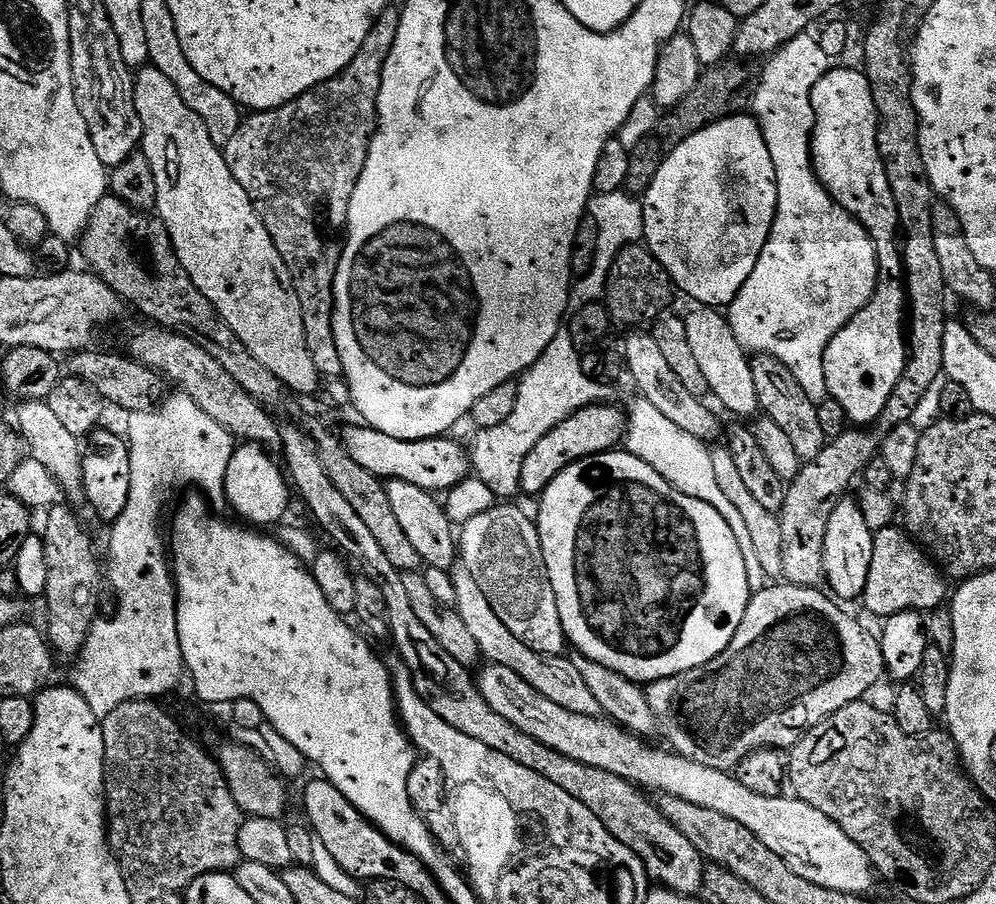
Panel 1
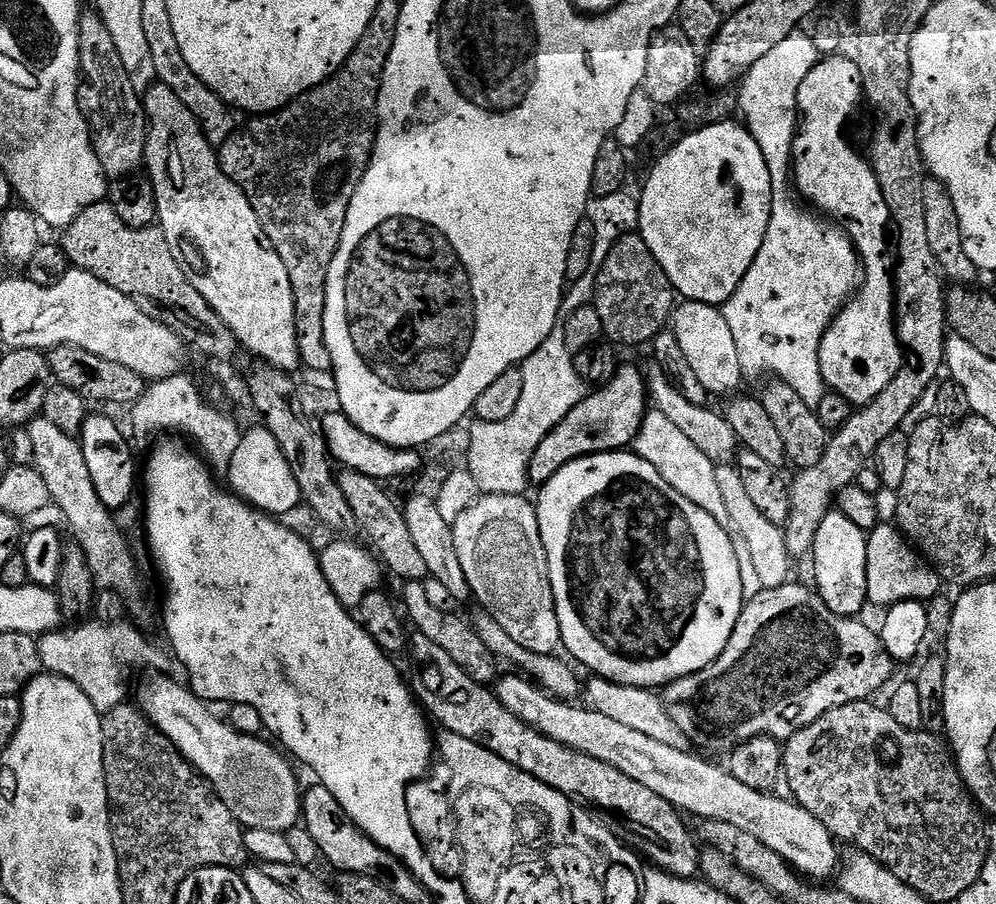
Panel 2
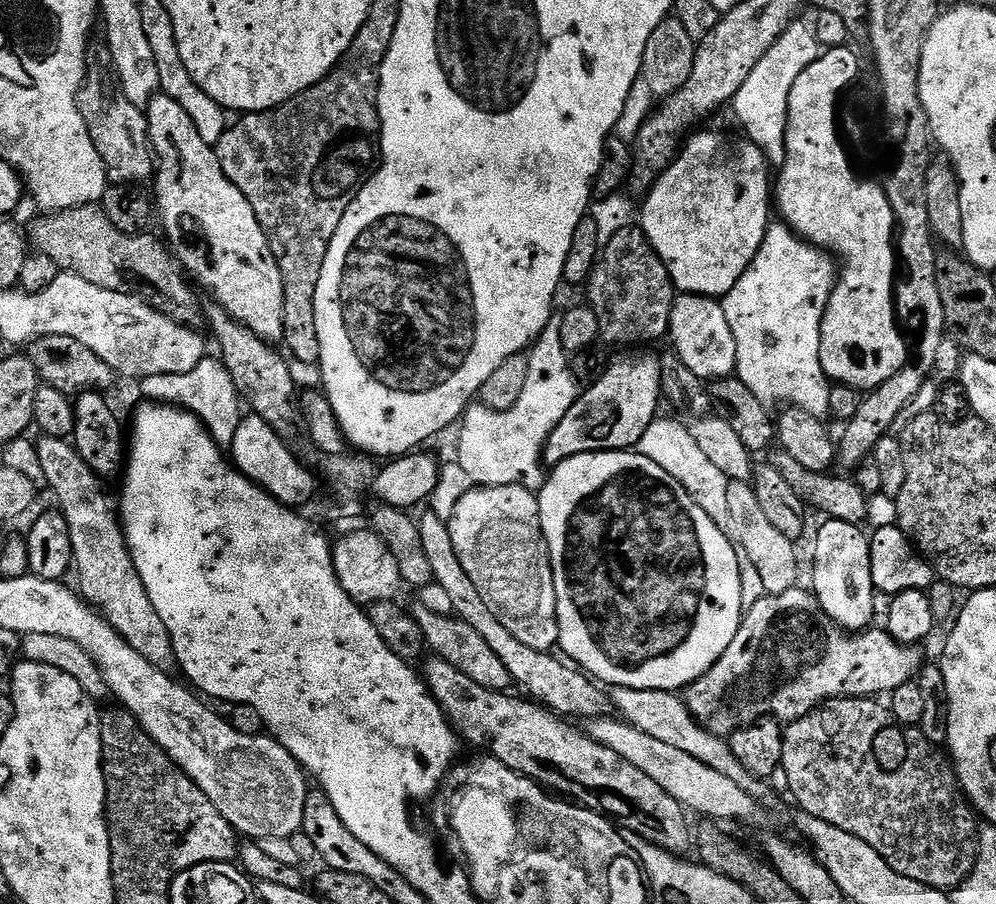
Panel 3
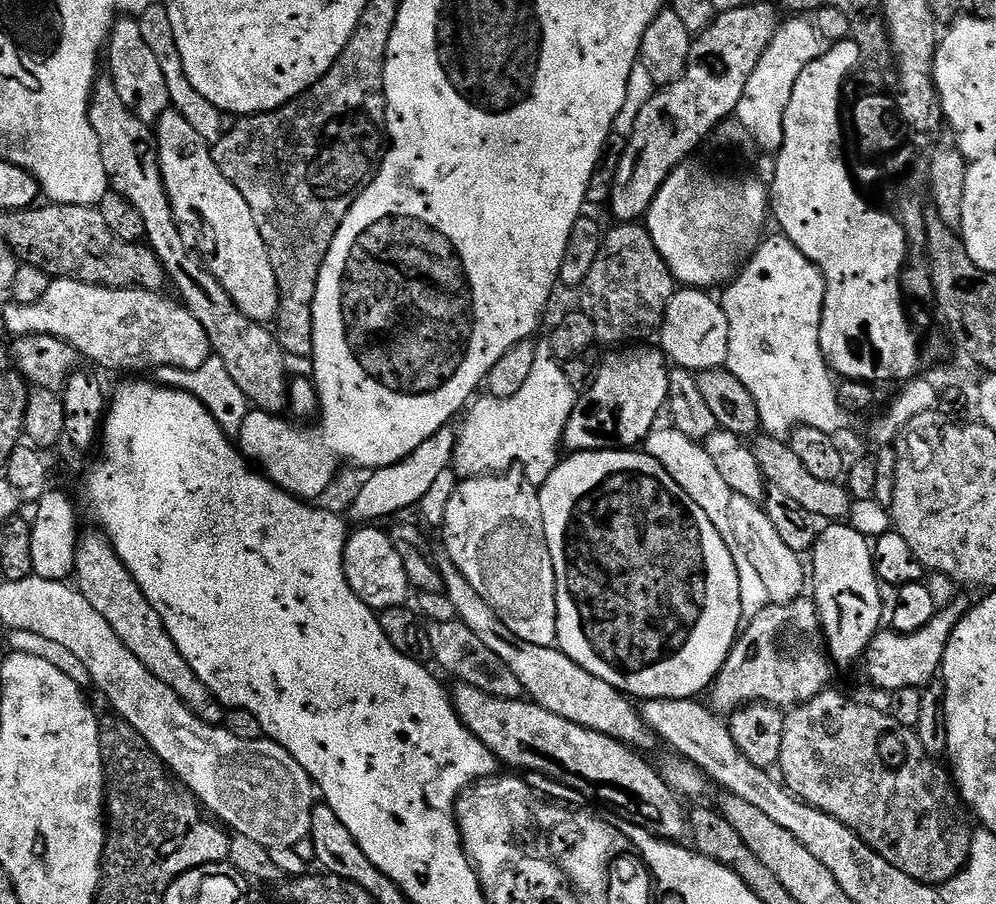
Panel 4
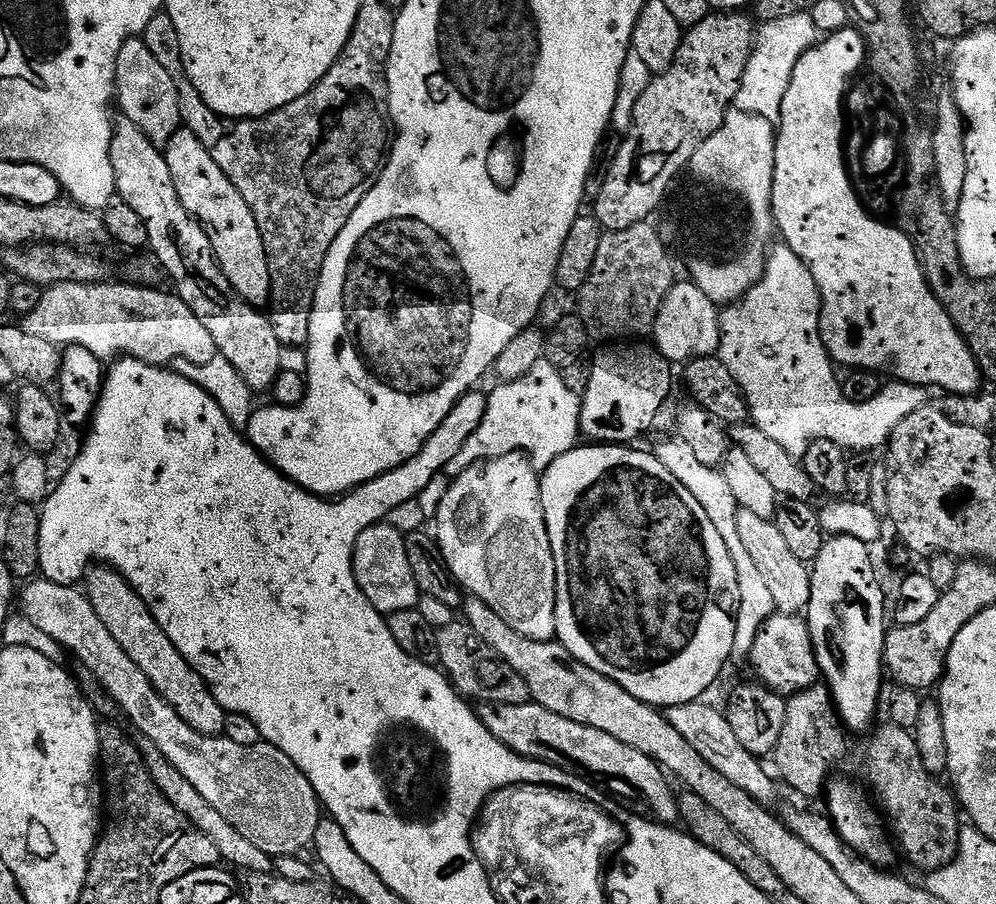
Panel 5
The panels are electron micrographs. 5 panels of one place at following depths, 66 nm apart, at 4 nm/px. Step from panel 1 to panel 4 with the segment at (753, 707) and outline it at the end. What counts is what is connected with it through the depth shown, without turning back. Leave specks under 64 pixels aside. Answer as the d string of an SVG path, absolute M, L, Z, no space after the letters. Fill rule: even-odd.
M801 598L789 604L774 604L770 602L766 606L766 610L762 610L762 614L758 614L758 618L747 621L746 627L741 631L736 641L736 645L730 650L726 662L720 667L720 672L715 680L712 681L710 691L707 693L707 696L709 696L706 700L711 710L717 714L731 714L745 704L775 704L781 710L791 710L798 704L805 704L810 698L814 698L819 692L823 692L825 688L829 687L833 683L832 671L834 671L834 665L826 651L824 632L820 629L820 615L816 612L815 603L808 598ZM955 602L948 608L939 609L932 621L917 632L904 633L895 630L877 632L862 657L862 665L864 664L865 670L868 671L873 686L885 688L885 693L891 694L903 688L923 689L933 683L944 663L946 646L952 631L955 630L957 622L964 617L966 608L960 604Z

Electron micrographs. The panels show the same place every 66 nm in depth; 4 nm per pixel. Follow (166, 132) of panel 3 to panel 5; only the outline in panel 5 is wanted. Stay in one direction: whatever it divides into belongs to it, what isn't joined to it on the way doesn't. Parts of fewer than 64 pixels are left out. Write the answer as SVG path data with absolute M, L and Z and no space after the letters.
M181 127L179 132L175 132L170 142L163 145L162 151L166 166L170 166L170 178L174 178L174 190L178 190L182 206L186 206L188 213L203 224L222 274L230 278L230 286L234 286L247 304L263 309L272 298L270 262L258 222L254 222L254 214L250 206L246 206L246 198L242 198L230 178L218 170L212 149L202 146L188 128Z

